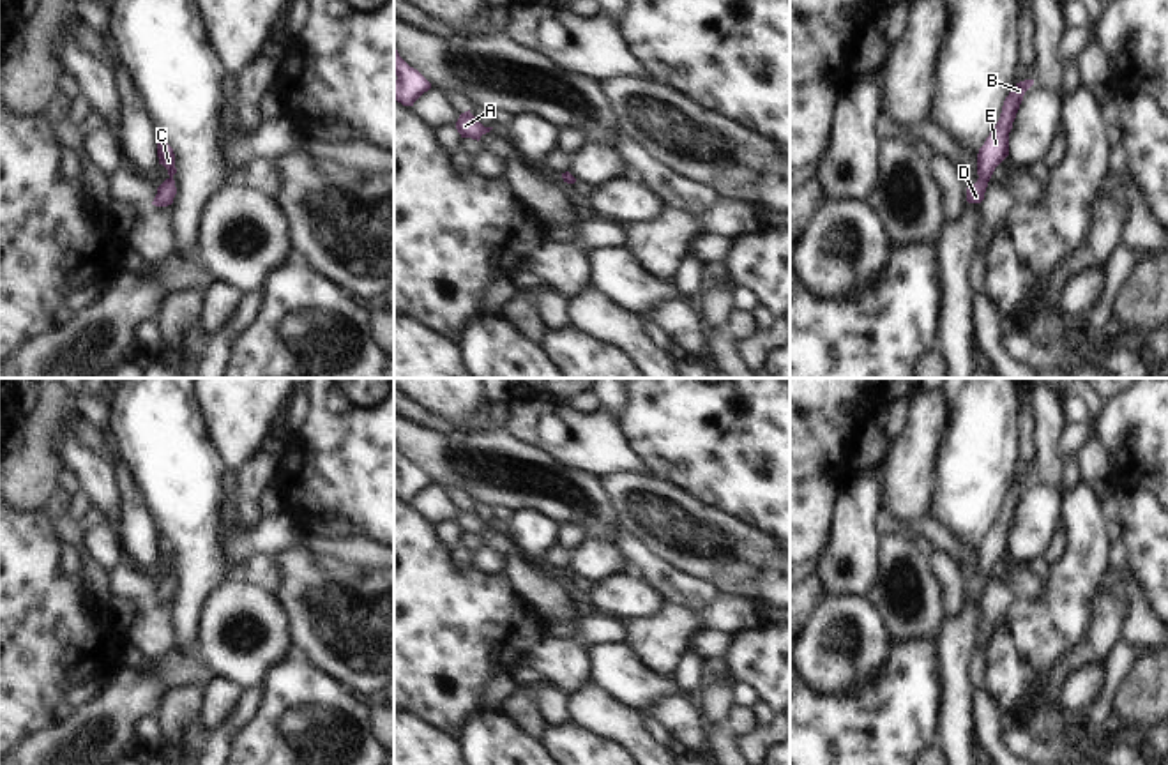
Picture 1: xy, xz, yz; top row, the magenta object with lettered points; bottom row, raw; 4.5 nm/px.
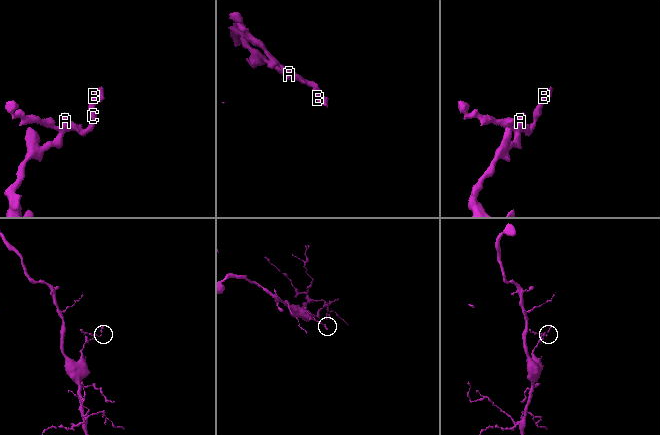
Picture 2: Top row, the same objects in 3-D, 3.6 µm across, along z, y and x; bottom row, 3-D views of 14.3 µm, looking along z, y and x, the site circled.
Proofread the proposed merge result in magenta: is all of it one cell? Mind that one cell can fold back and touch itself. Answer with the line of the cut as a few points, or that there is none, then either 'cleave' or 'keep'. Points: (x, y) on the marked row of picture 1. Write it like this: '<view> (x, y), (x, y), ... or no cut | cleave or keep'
no cut | keep

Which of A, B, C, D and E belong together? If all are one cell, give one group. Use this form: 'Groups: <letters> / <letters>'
Groups: A B C D E

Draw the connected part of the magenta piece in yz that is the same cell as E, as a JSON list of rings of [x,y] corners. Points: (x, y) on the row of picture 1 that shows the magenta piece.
[[[1025,80],[1016,83],[1016,87],[1009,92],[1004,101],[1000,118],[984,145],[977,154],[977,182],[967,187],[967,201],[981,203],[984,200],[984,193],[988,182],[995,171],[995,168],[1009,155],[1009,133],[1013,129],[1013,122],[1020,110],[1025,92],[1034,85],[1034,80]]]

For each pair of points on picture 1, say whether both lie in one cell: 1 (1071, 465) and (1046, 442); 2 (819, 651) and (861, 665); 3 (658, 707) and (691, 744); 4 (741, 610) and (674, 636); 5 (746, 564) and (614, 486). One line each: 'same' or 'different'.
1: different
2: same
3: same
4: same
5: same

